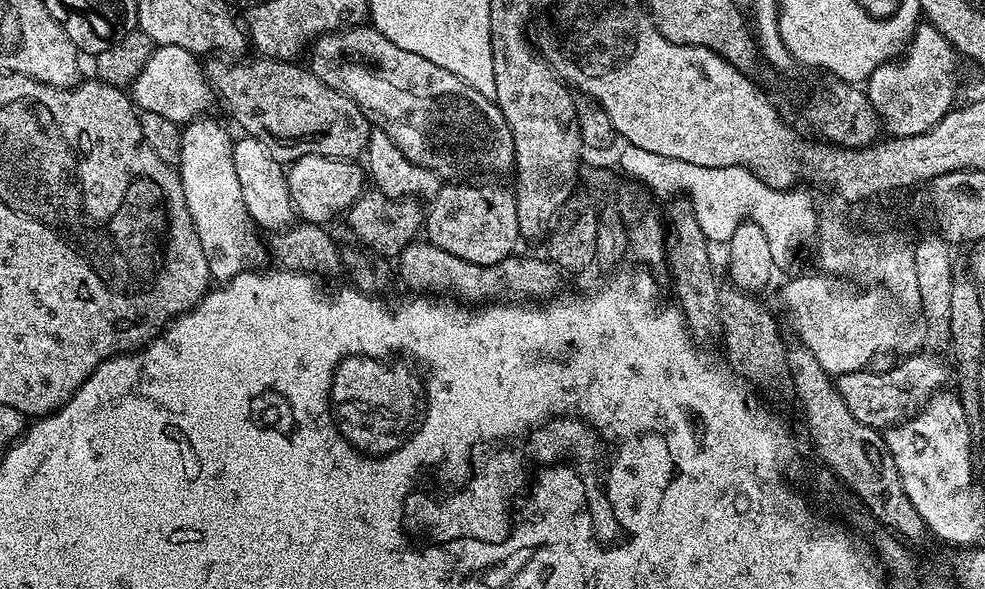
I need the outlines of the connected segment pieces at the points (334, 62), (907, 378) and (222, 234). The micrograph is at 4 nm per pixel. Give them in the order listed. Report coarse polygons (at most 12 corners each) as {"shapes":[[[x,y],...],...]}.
{"shapes":[[[377,28],[310,71],[441,181],[511,177],[501,112]],[[936,356],[835,377],[850,414],[886,430],[950,378]],[[197,118],[178,171],[212,280],[266,260],[233,137]]]}

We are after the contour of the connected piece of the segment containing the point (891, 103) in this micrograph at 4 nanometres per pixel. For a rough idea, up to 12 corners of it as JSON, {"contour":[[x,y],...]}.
{"contour":[[921,22],[868,76],[889,137],[922,134],[952,111],[950,41]]}

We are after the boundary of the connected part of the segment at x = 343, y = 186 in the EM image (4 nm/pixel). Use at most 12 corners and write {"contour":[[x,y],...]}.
{"contour":[[302,157],[286,177],[295,215],[327,225],[366,188],[352,160]]}

